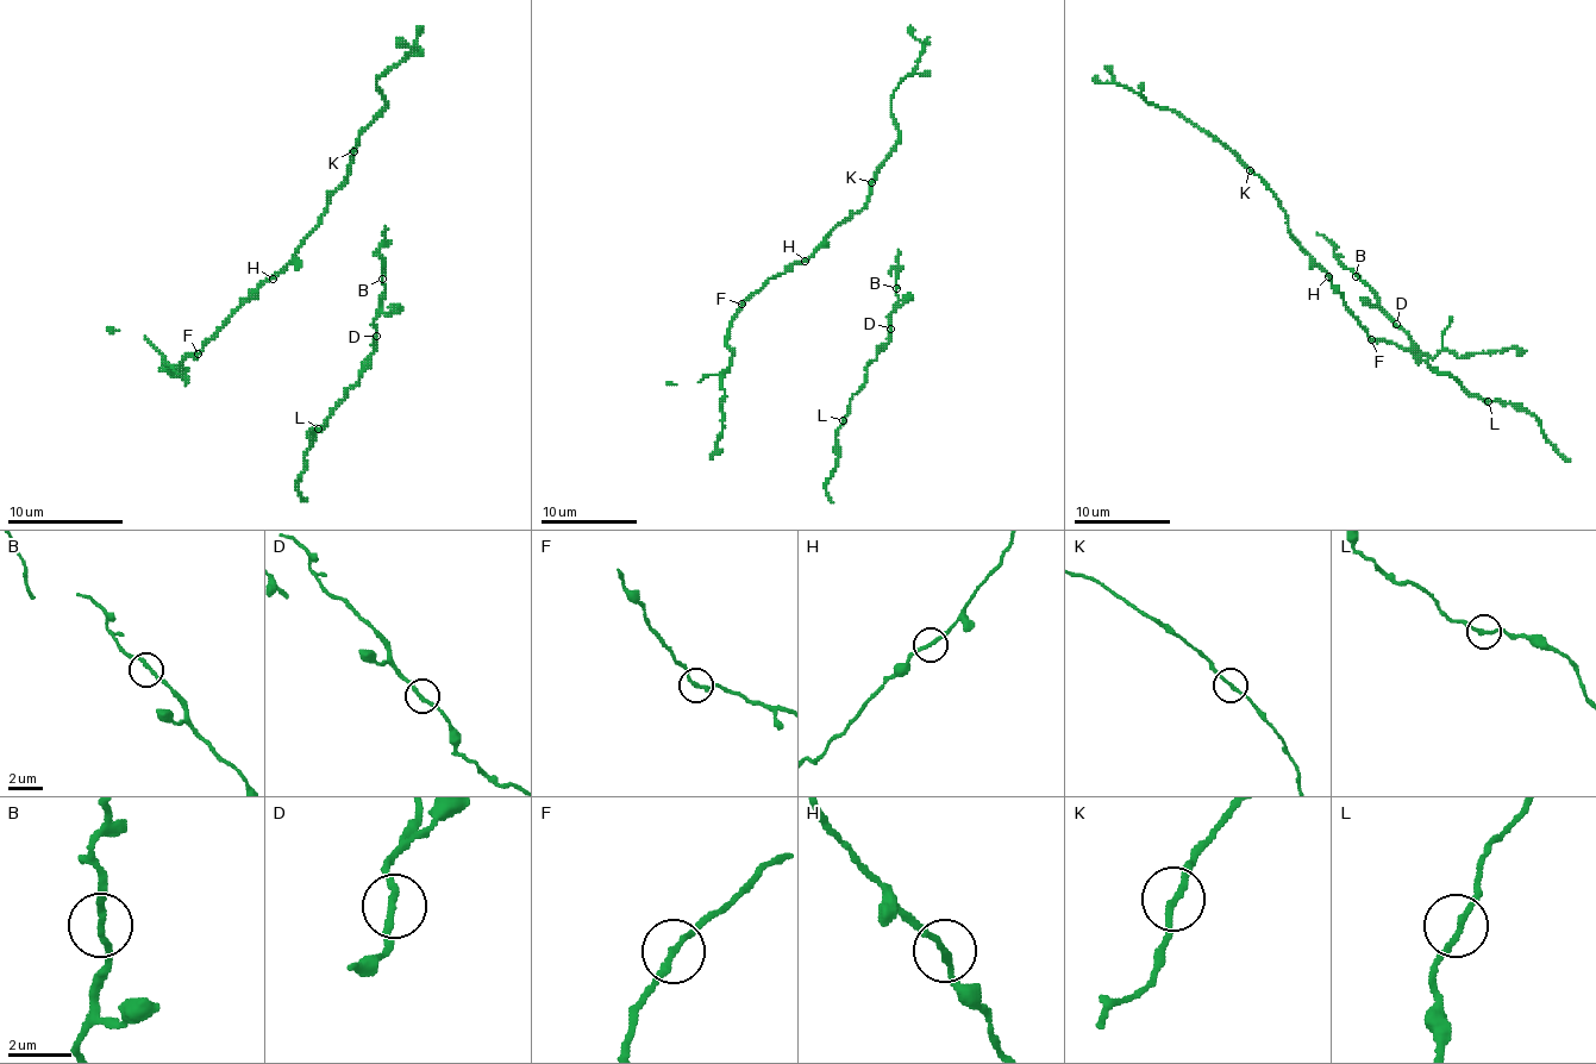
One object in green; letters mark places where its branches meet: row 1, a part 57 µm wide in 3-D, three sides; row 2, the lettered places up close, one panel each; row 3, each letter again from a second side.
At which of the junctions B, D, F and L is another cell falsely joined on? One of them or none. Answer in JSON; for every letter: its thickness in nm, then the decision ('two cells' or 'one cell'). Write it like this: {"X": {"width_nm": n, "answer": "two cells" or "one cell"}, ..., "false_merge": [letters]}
{"B": {"width_nm": 190, "answer": "one cell"}, "D": {"width_nm": 200, "answer": "one cell"}, "F": {"width_nm": 200, "answer": "one cell"}, "L": {"width_nm": 190, "answer": "one cell"}, "false_merge": []}

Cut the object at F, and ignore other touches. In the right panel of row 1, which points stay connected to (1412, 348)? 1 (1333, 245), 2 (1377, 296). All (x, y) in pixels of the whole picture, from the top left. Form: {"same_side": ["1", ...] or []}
{"same_side": ["1", "2"]}

